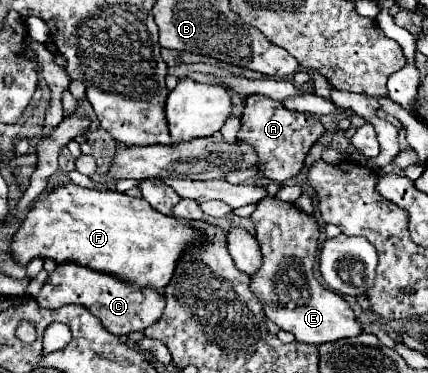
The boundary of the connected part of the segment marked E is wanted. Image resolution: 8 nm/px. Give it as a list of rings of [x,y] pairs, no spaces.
[[[264,198],[252,212],[256,240],[262,248],[262,270],[252,278],[250,288],[260,298],[268,320],[282,330],[292,332],[298,342],[326,344],[342,338],[352,338],[362,332],[348,302],[326,290],[314,278],[314,262],[318,250],[318,224],[312,216],[298,210],[294,204],[280,202],[278,198]]]

